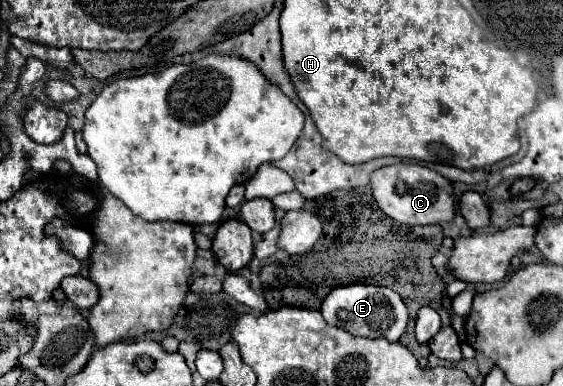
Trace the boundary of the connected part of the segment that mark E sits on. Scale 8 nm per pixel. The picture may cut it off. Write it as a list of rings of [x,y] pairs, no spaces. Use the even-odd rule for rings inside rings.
[[[349,284],[335,288],[321,304],[321,314],[329,326],[347,330],[353,336],[361,338],[387,338],[389,342],[399,342],[399,338],[405,334],[409,314],[407,306],[391,288],[379,288],[371,284]]]

